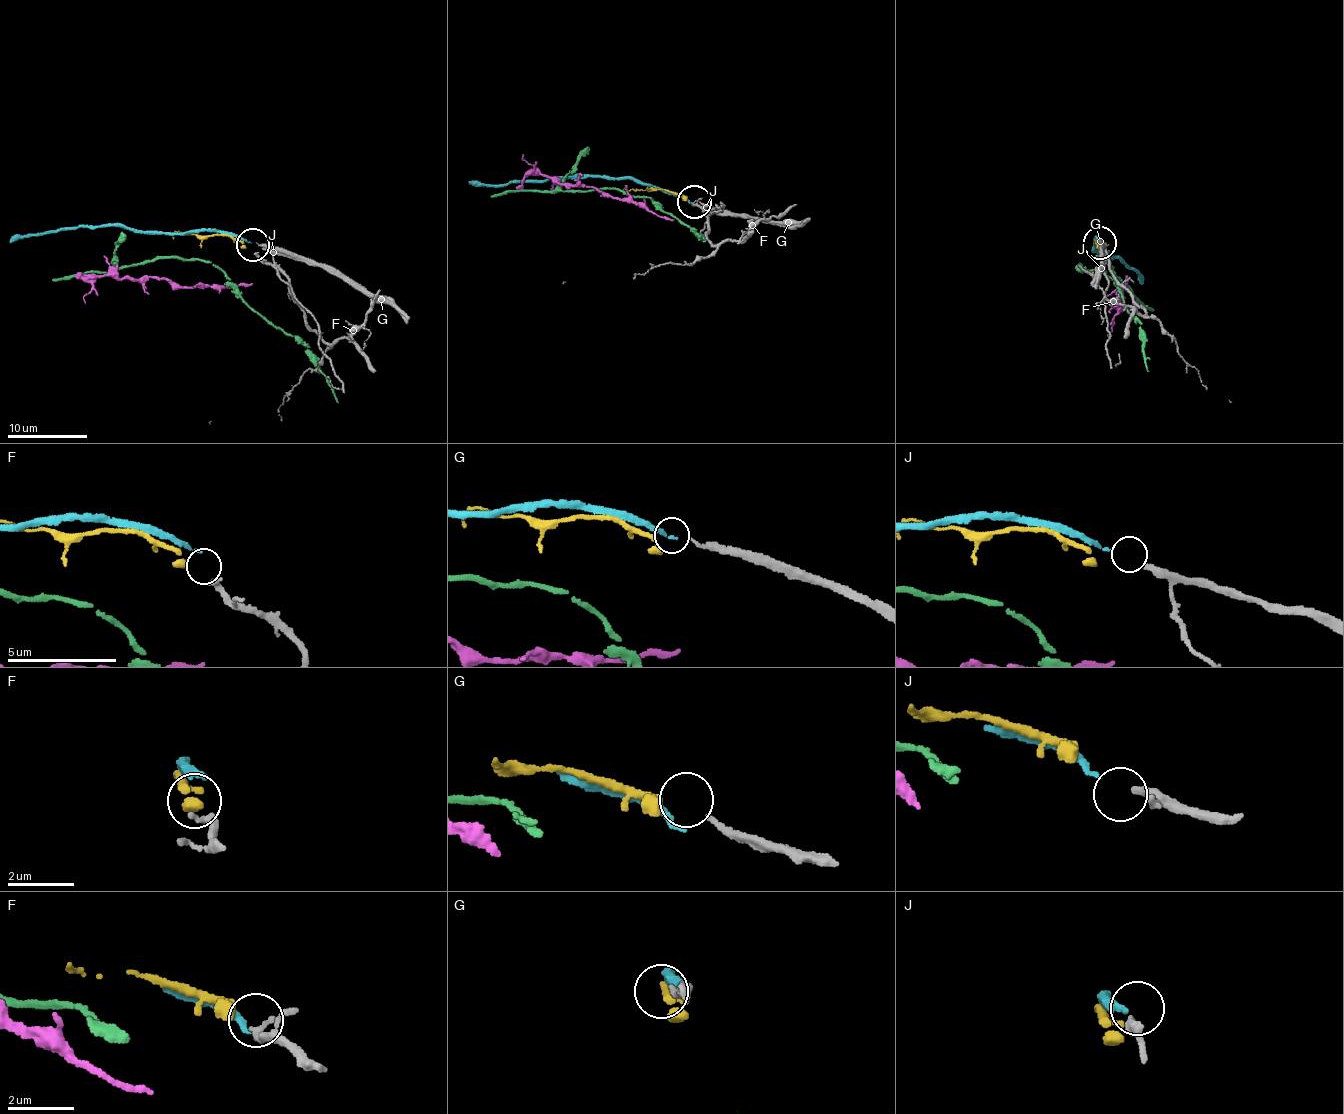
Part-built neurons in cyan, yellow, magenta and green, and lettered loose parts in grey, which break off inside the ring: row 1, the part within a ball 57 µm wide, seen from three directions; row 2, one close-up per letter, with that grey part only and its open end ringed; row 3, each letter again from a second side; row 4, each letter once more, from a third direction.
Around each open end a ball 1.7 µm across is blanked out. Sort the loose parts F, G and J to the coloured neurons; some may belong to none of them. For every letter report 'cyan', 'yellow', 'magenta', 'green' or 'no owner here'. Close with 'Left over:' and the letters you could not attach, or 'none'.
F: yellow
G: no owner here
J: cyan
Left over: G

